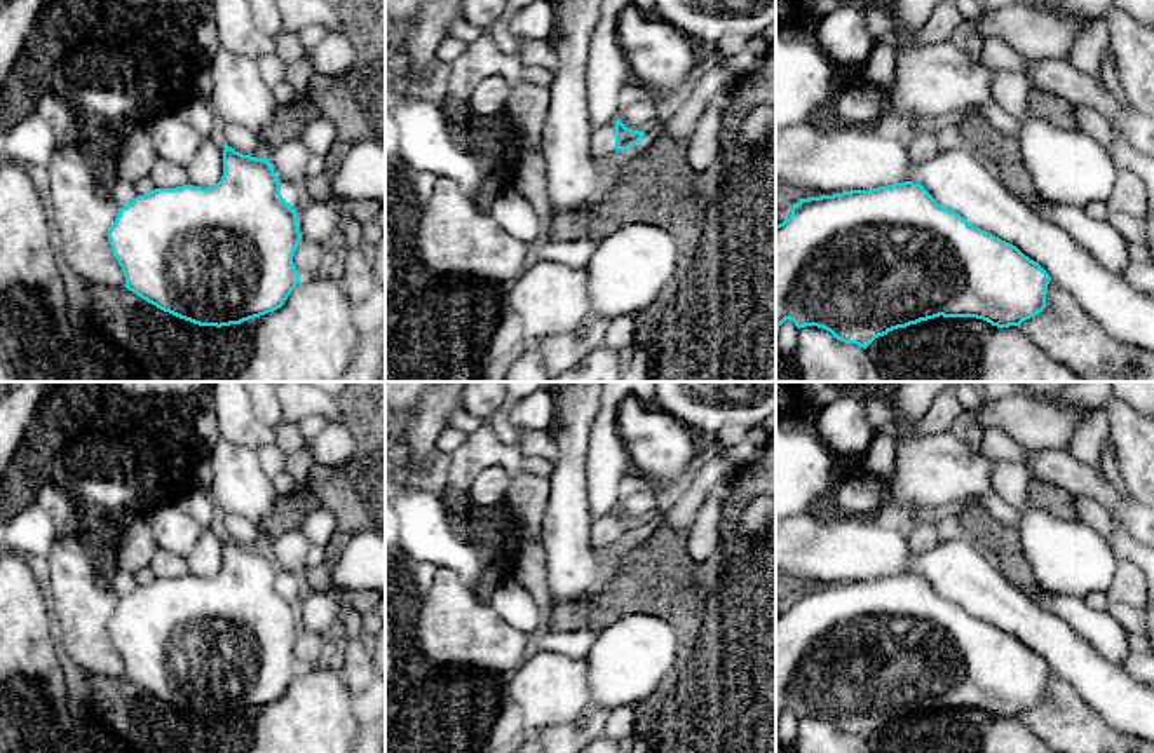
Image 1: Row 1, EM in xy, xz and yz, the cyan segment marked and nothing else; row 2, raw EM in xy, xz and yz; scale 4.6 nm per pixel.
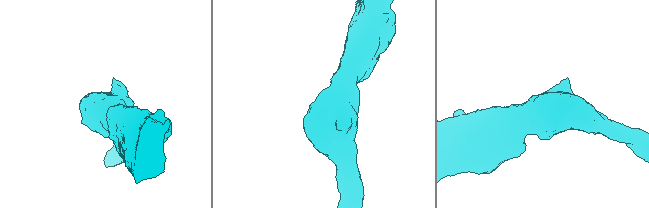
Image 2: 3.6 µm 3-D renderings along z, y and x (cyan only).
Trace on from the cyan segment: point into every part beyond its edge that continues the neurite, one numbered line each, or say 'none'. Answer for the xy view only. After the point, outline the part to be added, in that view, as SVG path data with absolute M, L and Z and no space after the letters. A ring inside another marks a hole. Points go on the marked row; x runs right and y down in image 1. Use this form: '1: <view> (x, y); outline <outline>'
none

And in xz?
1: xz (602, 142); outline M607 124L591 132L589 153L594 160L603 160L615 150L615 124Z

